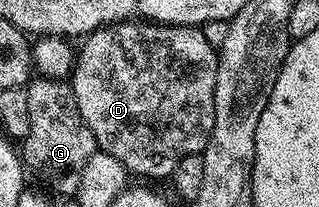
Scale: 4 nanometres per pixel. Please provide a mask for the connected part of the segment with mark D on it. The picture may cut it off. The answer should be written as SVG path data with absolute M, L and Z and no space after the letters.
M129 19L126 21L116 22L113 25L105 25L95 29L93 33L87 34L83 38L84 46L80 49L80 54L75 54L74 64L71 66L72 77L70 84L74 91L74 99L78 103L78 111L82 111L82 119L86 127L96 140L96 148L106 155L114 155L118 163L129 173L137 173L140 177L164 177L171 178L174 167L186 159L186 155L195 153L203 154L206 143L210 139L210 131L214 131L214 87L218 79L218 56L217 46L211 45L206 39L206 35L200 27L191 25L166 25L162 22L151 22L142 19Z

